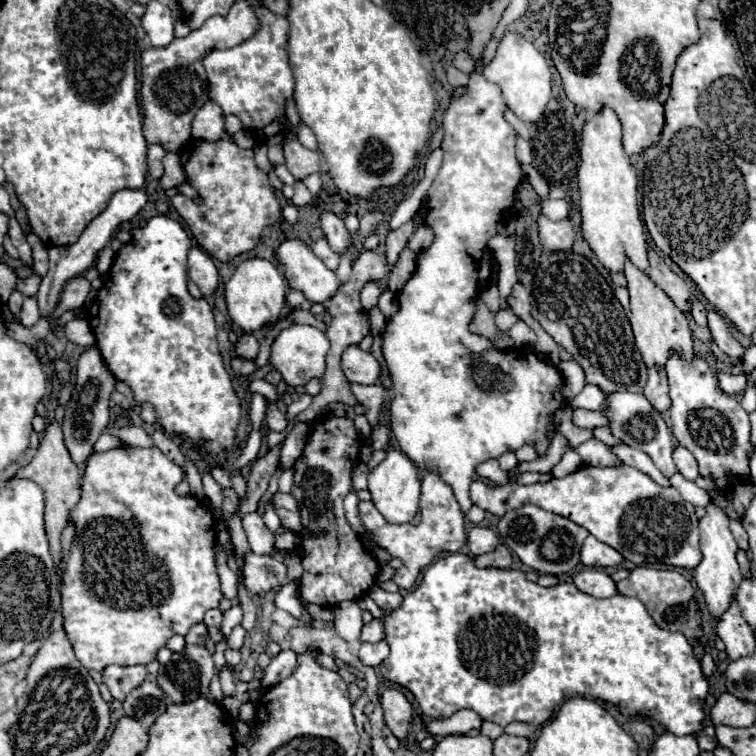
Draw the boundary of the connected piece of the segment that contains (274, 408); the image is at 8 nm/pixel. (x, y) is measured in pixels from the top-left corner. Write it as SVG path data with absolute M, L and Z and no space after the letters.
M268 403L268 409L266 409L266 423L270 429L274 431L282 431L286 429L286 419L284 419L284 413L280 411L278 403Z

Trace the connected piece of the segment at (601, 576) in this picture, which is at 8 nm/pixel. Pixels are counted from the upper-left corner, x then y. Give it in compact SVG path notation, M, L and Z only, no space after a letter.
M586 569L572 577L574 585L580 587L580 591L592 595L592 597L612 597L616 593L616 585L610 579L606 571L598 569Z

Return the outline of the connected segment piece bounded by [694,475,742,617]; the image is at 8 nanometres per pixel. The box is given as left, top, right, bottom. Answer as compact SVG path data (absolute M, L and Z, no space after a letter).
M700 475L696 479L696 485L700 489L704 489L708 495L710 495L710 503L704 507L706 509L706 515L700 519L700 551L702 551L702 561L696 565L694 569L694 579L696 579L696 585L698 589L702 591L706 603L708 603L708 611L714 615L714 617L720 617L726 609L728 609L728 603L730 603L730 597L736 593L740 581L742 581L742 575L738 571L738 563L736 563L736 551L738 551L738 545L732 537L732 531L730 531L730 519L726 515L726 511L714 503L714 499L720 499L722 497L722 491L718 489L716 481L712 477L704 477Z

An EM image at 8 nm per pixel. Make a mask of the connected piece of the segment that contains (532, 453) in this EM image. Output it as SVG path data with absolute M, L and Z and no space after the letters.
M526 443L524 447L520 447L520 449L516 451L516 457L518 457L518 461L534 461L534 459L538 457L536 445L534 445L534 443Z

